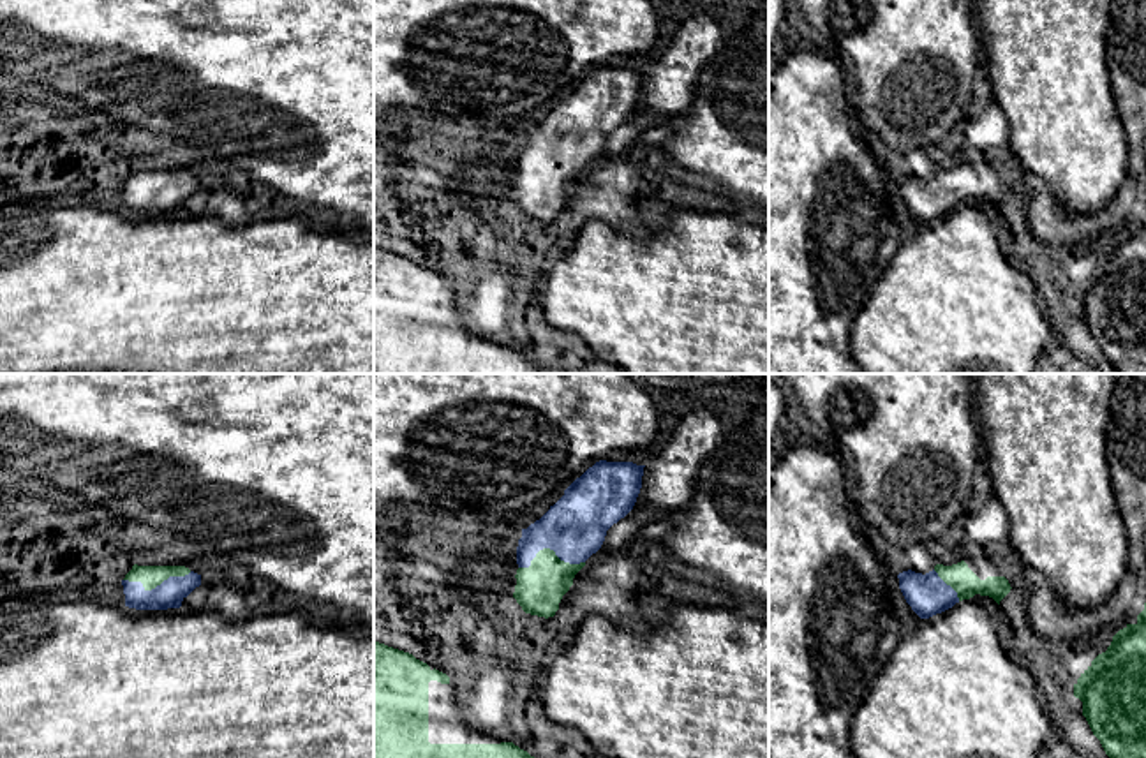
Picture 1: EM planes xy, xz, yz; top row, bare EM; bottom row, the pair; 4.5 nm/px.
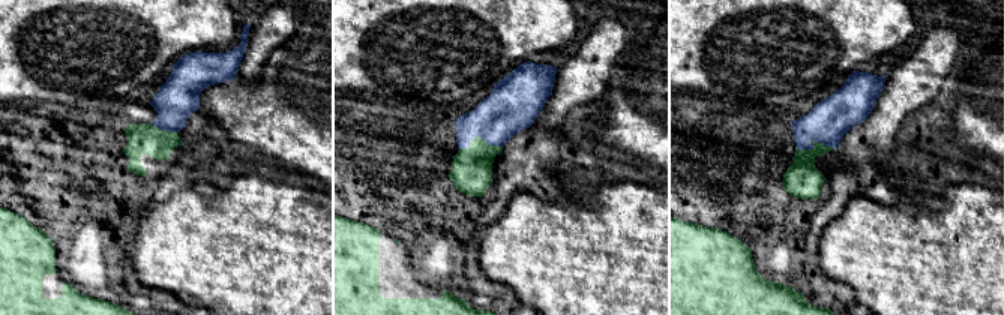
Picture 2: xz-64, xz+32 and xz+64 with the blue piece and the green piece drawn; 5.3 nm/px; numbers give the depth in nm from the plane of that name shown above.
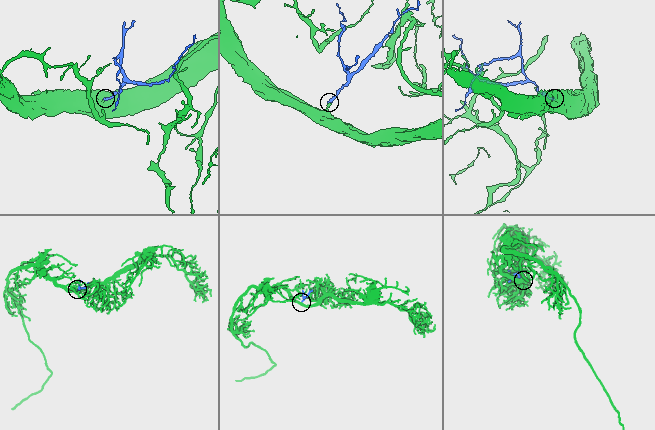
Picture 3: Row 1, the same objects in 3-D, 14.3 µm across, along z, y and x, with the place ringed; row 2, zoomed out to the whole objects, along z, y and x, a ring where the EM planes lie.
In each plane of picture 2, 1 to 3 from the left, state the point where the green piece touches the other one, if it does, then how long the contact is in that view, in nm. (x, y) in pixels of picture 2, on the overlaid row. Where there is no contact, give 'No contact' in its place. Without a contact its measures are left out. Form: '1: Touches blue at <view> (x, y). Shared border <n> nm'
1: Touches blue at xz-64 (162, 129). Shared border 160 nm
2: Touches blue at xz+32 (477, 135). Shared border 240 nm
3: Touches blue at xz+64 (815, 141). Shared border 220 nm

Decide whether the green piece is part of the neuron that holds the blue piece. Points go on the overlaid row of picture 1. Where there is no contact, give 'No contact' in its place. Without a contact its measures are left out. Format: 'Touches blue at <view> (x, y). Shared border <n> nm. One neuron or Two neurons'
Touches blue at xz (549, 547). Shared border 300 nm. One neuron

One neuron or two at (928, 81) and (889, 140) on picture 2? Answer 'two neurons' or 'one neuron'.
one neuron

